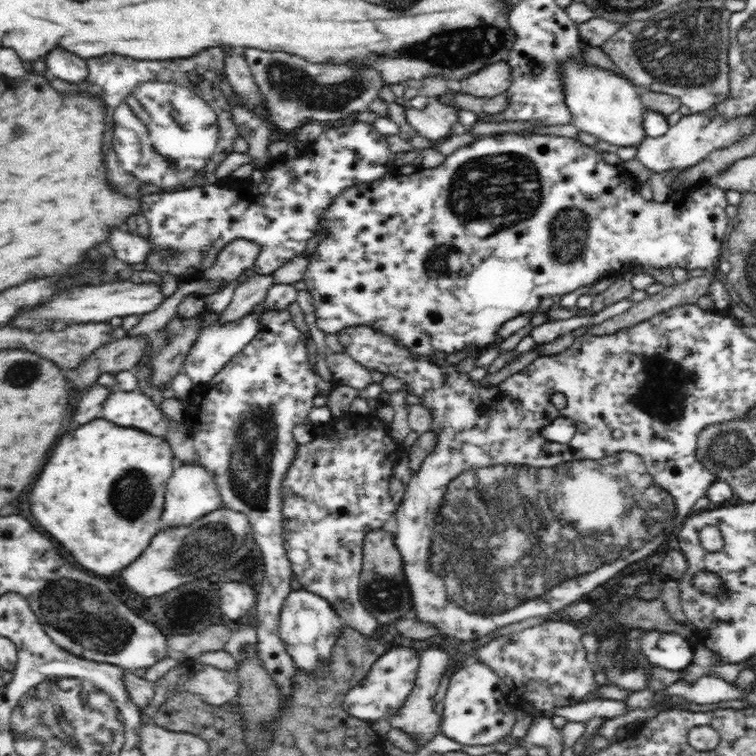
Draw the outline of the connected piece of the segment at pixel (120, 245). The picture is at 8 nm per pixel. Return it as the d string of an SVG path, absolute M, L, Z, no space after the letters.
M112 228L110 230L110 246L114 250L115 257L133 266L146 260L154 249L149 237L142 237L127 228Z

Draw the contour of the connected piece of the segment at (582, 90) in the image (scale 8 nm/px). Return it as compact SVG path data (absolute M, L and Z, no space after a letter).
M573 63L569 65L566 87L566 105L570 109L571 124L580 131L616 146L639 145L646 137L642 127L646 108L639 95L640 89L630 79L596 66L580 67Z

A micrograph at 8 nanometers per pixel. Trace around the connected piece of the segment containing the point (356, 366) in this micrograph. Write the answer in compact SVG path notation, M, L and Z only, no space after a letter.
M331 351L325 359L330 371L334 373L334 378L338 379L340 384L358 390L374 384L371 370L356 362L351 356Z

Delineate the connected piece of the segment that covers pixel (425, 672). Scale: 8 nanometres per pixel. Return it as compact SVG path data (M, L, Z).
M438 646L426 647L420 653L420 662L417 672L414 691L410 693L410 697L406 700L405 705L394 714L390 724L395 729L402 729L402 731L408 733L412 739L416 739L416 743L422 748L431 740L436 734L440 733L440 716L433 710L436 706L439 696L436 694L444 679L444 674L450 666L450 655L445 649Z

